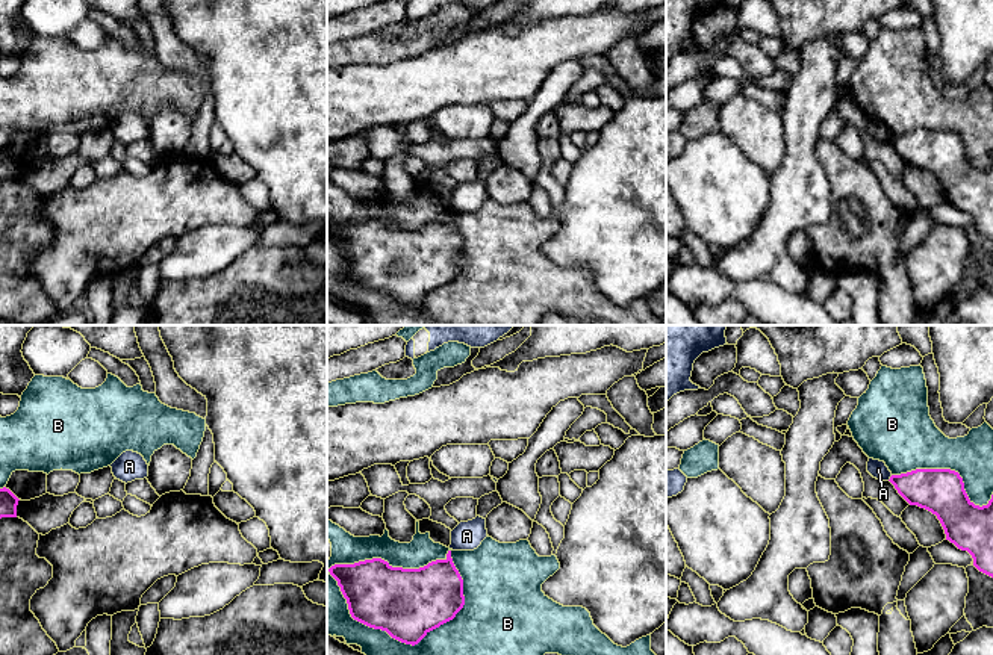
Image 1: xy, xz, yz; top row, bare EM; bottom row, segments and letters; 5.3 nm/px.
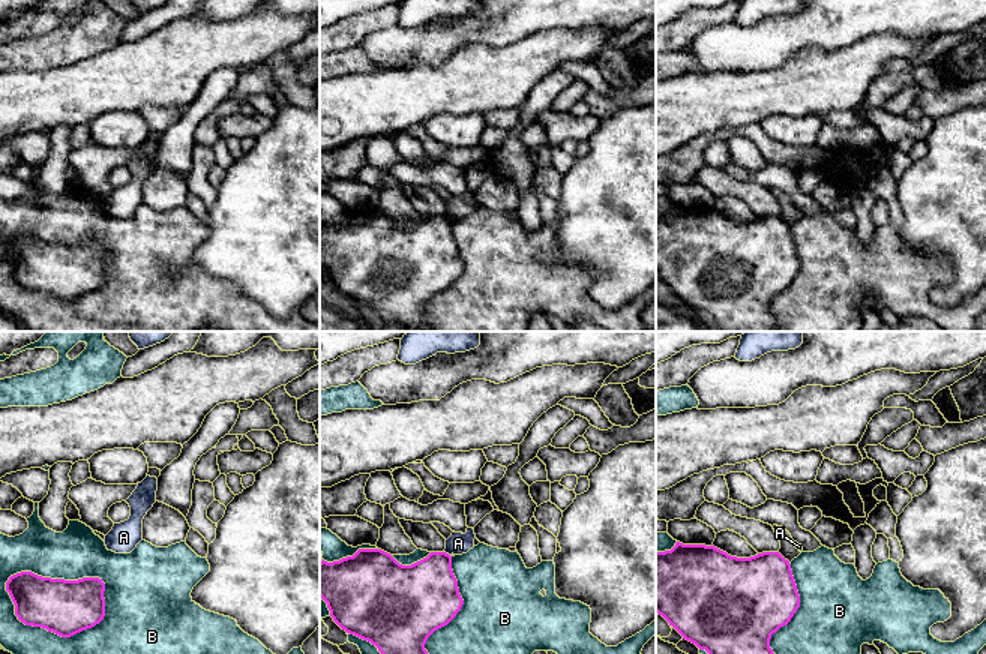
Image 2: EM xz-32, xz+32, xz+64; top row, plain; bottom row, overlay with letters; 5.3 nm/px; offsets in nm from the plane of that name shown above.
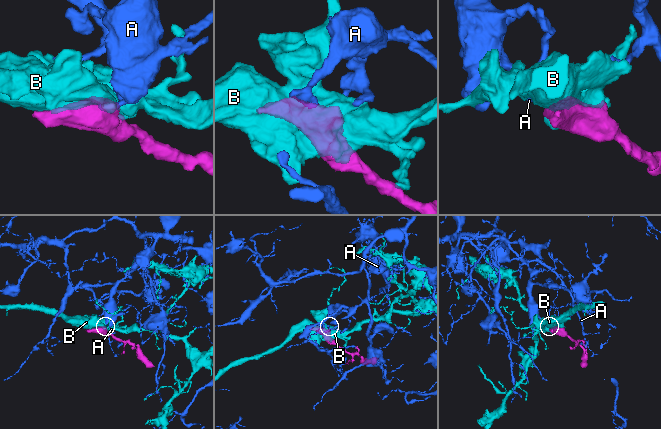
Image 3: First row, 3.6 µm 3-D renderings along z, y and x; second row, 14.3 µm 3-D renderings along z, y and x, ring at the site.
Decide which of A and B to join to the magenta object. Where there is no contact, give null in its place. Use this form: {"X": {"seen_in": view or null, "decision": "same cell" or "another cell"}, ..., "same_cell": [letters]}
{"A": {"seen_in": "yz", "decision": "another cell"}, "B": {"seen_in": "xz", "decision": "another cell"}, "same_cell": []}

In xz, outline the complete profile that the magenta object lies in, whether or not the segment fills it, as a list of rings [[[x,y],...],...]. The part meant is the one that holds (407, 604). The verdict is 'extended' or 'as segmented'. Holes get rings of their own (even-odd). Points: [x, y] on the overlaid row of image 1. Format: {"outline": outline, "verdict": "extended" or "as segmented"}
{"outline": [[[451,551],[445,560],[436,560],[419,569],[392,567],[381,558],[354,564],[335,564],[328,569],[347,599],[354,620],[386,631],[392,638],[418,644],[430,631],[453,620],[465,605],[463,579],[456,569]]], "verdict": "as segmented"}

